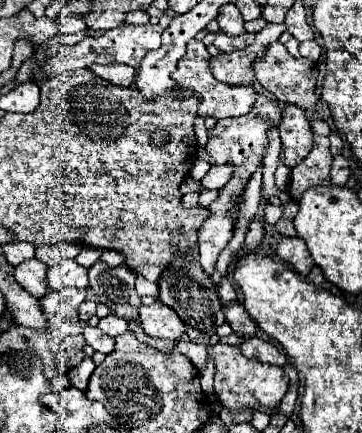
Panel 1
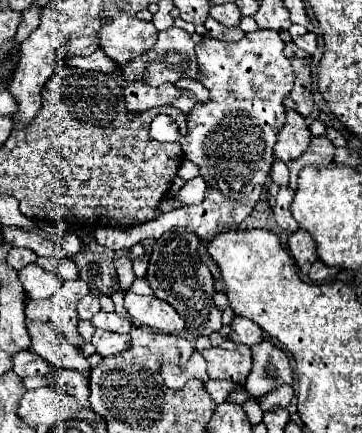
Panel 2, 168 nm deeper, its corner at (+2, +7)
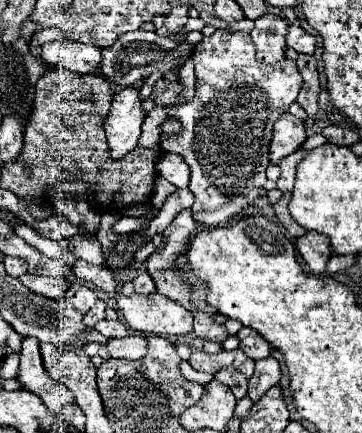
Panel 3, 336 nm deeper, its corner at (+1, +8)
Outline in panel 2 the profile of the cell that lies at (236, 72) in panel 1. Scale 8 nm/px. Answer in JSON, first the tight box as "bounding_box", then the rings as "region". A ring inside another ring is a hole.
{"bounding_box":[95,29,293,251],"region":[[[257,29],[247,33],[237,43],[225,43],[219,39],[211,39],[205,35],[203,43],[195,47],[197,63],[199,63],[199,81],[209,89],[209,101],[205,105],[195,105],[195,109],[187,115],[187,135],[181,139],[181,147],[185,159],[193,161],[199,167],[199,175],[209,183],[205,199],[199,205],[187,205],[183,209],[173,209],[169,215],[161,215],[153,221],[147,221],[139,227],[131,229],[115,229],[115,227],[99,227],[95,229],[95,239],[99,245],[109,247],[113,251],[129,249],[145,237],[159,239],[167,227],[179,225],[191,229],[201,243],[209,241],[223,233],[223,229],[237,227],[257,205],[263,187],[267,185],[267,177],[273,163],[273,145],[279,129],[285,125],[285,109],[283,99],[291,91],[293,83],[293,69],[287,57],[283,55],[283,41],[279,33],[273,29]]]}

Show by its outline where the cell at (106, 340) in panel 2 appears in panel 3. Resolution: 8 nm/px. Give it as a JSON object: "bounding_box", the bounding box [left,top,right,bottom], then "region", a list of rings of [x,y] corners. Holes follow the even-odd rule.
{"bounding_box":[106,336,148,360],"region":[[[128,336],[128,338],[108,340],[106,350],[110,352],[112,358],[122,358],[122,360],[142,360],[142,358],[146,356],[148,344],[146,344],[146,338],[142,338],[142,336]]]}

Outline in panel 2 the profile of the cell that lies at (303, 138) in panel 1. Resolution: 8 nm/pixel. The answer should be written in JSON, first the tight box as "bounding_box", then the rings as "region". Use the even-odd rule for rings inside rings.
{"bounding_box":[275,109,311,163],"region":[[[287,109],[287,123],[277,135],[275,143],[275,157],[283,163],[289,163],[297,159],[309,145],[311,131],[303,115],[299,115],[295,109]]]}

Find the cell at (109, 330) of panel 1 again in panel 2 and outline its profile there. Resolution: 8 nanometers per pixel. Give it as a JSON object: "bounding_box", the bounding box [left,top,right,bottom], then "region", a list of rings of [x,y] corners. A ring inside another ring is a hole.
{"bounding_box":[91,311,133,333],"region":[[[105,311],[95,313],[91,323],[95,325],[95,329],[115,331],[115,333],[129,333],[129,329],[133,327],[133,323],[129,319],[123,319],[117,313],[105,313]]]}

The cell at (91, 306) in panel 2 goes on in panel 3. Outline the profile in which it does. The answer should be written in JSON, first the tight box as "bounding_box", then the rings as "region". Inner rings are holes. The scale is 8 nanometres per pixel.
{"bounding_box":[84,300,106,328],"region":[[[98,300],[98,302],[86,312],[84,324],[90,326],[90,328],[94,328],[100,320],[104,320],[104,310],[106,310],[106,302],[104,302],[104,300]]]}

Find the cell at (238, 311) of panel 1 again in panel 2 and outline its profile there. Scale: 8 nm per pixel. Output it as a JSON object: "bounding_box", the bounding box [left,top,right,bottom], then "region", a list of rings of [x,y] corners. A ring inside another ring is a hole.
{"bounding_box":[229,317,263,345],"region":[[[235,317],[233,323],[231,323],[231,335],[229,335],[231,341],[235,343],[245,343],[245,345],[257,345],[263,341],[263,331],[259,329],[259,325],[251,323],[249,319],[245,317]]]}

